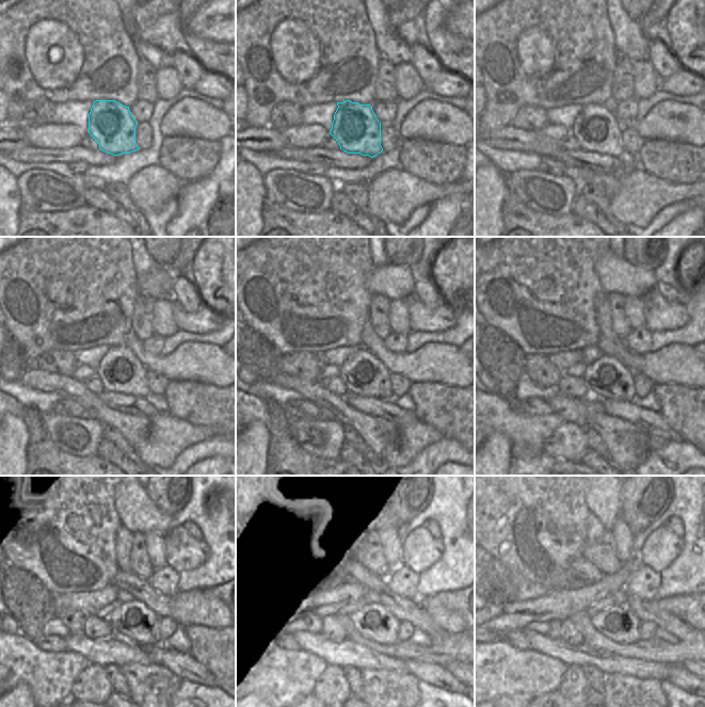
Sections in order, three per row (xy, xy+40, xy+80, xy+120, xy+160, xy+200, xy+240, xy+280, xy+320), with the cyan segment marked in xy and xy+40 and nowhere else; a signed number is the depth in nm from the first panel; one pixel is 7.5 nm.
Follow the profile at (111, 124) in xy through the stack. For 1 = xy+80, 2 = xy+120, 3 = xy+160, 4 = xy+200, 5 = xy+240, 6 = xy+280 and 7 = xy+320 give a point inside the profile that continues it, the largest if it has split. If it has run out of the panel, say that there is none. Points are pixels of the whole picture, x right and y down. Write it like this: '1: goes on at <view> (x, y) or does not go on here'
1: goes on at xy+80 (596, 128)
2: goes on at xy+120 (119, 371)
3: goes on at xy+160 (362, 373)
4: goes on at xy+200 (607, 378)
5: goes on at xy+240 (132, 619)
6: goes on at xy+280 (374, 622)
7: goes on at xy+320 (618, 623)

